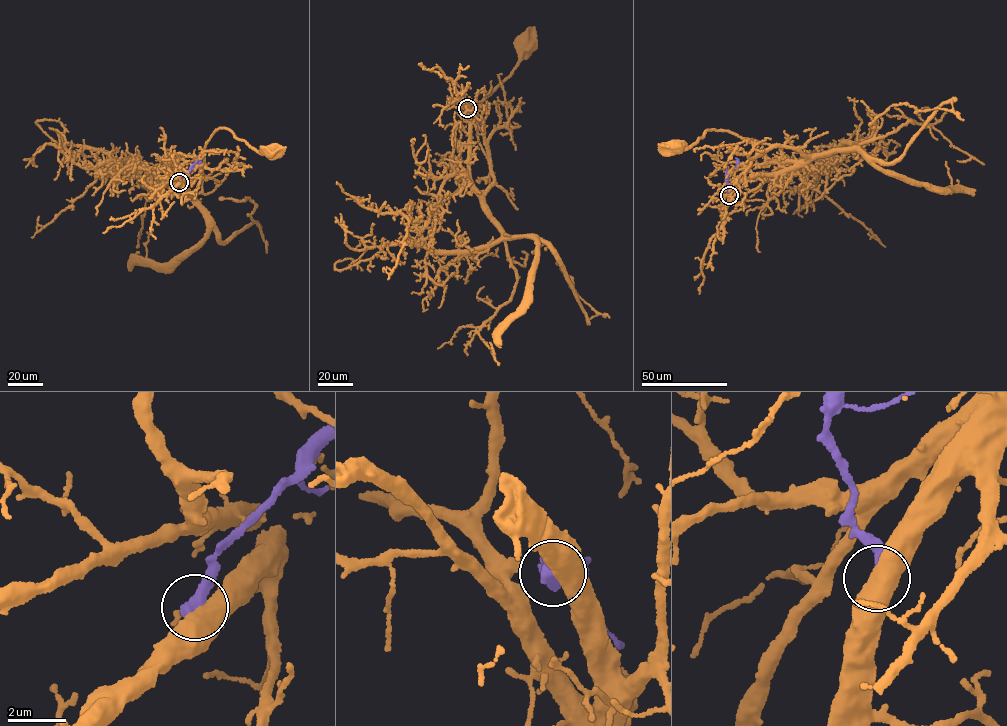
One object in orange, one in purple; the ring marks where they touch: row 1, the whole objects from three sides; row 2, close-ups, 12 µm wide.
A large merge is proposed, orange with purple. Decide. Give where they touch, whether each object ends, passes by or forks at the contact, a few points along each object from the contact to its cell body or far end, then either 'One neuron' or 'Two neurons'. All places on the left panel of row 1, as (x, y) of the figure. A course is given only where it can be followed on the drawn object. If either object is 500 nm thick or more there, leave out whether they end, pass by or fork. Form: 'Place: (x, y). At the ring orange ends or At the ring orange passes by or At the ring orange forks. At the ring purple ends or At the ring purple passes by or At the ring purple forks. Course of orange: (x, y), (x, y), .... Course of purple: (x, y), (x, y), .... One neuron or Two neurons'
Place: (179, 182). Course of orange: (179, 182), (183, 175), (170, 181), (201, 174), (205, 145), (218, 128), (231, 131), (260, 152), (271, 152). Course of purple: (179, 182), (198, 165), (201, 158). Two neurons

